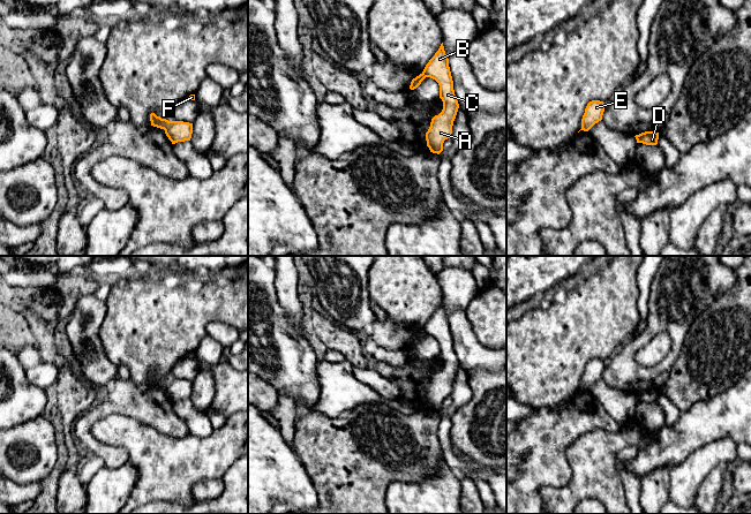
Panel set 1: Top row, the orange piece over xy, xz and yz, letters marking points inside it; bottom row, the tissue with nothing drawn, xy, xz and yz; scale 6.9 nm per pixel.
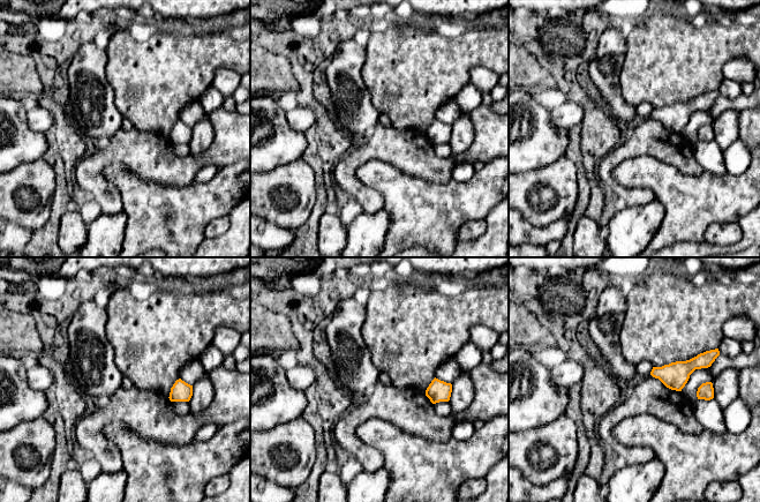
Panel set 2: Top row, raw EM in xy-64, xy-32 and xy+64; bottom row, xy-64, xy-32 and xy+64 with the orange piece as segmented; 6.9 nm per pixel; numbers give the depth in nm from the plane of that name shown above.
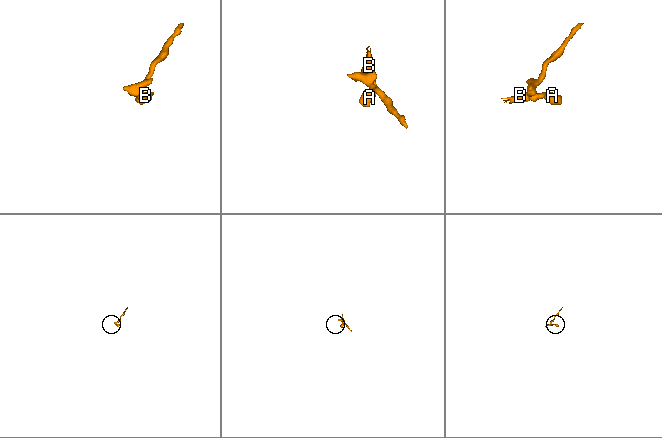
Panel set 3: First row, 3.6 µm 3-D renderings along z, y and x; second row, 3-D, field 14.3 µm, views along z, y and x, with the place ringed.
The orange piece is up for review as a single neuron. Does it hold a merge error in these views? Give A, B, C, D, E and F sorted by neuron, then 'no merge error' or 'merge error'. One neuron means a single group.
A B C D E F; no merge error

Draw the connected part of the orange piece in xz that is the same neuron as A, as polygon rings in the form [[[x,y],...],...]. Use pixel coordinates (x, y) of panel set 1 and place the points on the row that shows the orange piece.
[[[443,43],[426,65],[423,71],[412,80],[410,89],[416,89],[426,77],[430,77],[438,83],[440,98],[443,101],[442,112],[431,119],[430,127],[426,133],[427,146],[430,152],[440,154],[443,151],[444,141],[451,137],[453,121],[459,108]]]

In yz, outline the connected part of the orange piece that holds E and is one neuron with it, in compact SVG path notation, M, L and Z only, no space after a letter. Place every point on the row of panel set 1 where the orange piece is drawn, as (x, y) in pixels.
M592 100L587 104L585 113L581 119L581 129L588 131L595 123L602 120L604 112L604 103L600 100Z

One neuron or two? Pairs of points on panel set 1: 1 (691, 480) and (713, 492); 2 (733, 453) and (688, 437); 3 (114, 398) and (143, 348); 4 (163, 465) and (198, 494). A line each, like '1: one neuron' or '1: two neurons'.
1: two neurons
2: two neurons
3: two neurons
4: two neurons

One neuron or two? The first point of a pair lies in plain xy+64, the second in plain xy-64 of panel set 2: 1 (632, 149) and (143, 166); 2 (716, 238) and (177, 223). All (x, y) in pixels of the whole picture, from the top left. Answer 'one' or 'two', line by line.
1: one
2: two

